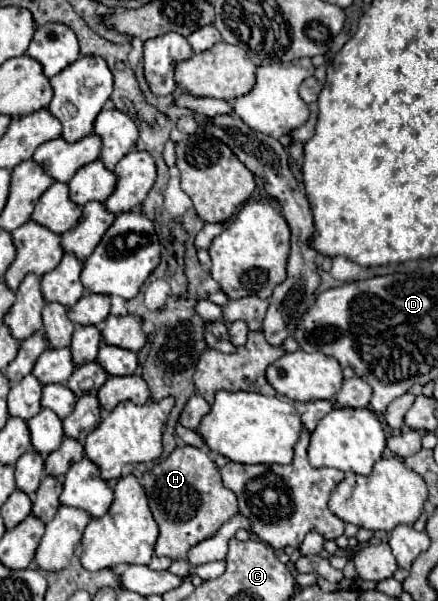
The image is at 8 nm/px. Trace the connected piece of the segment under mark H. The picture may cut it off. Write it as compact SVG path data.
M177 446L163 462L155 464L143 474L141 484L147 492L153 518L159 524L159 538L155 544L157 556L187 560L191 546L207 536L213 536L229 518L239 512L235 494L223 488L219 480L217 466L205 450L195 446Z

